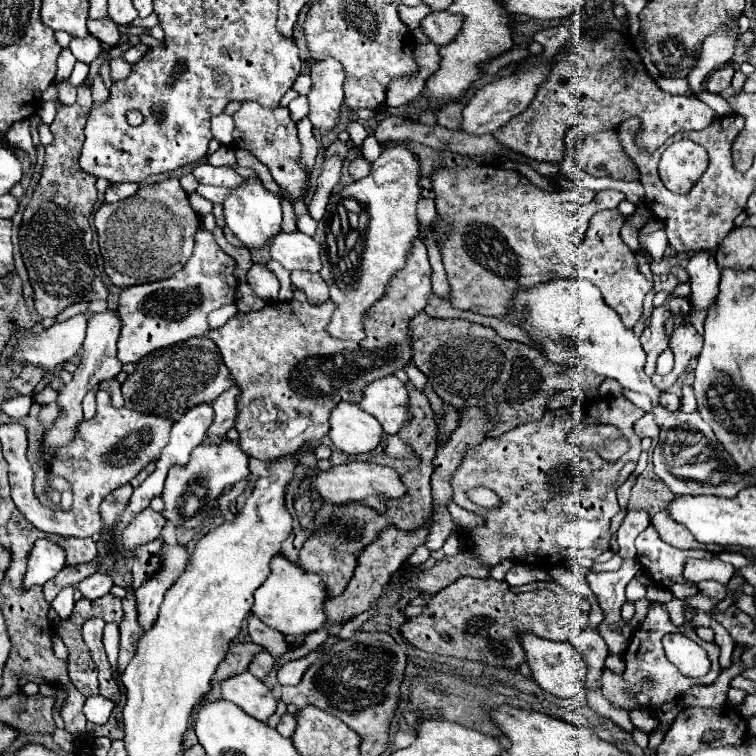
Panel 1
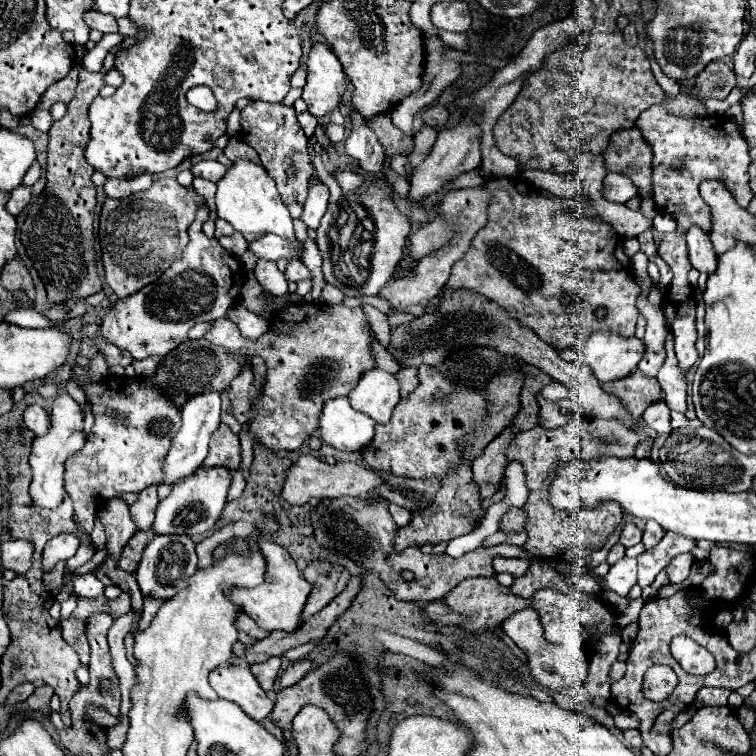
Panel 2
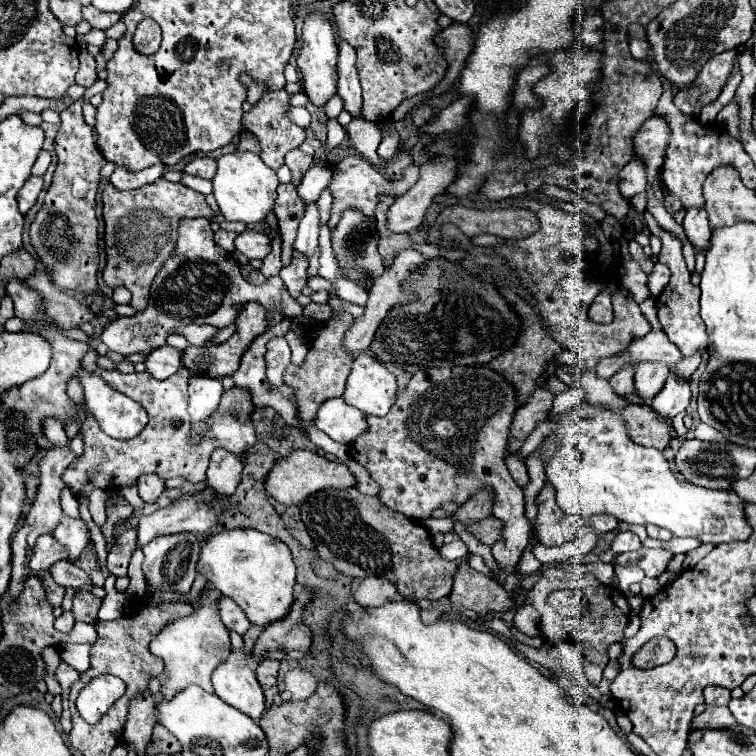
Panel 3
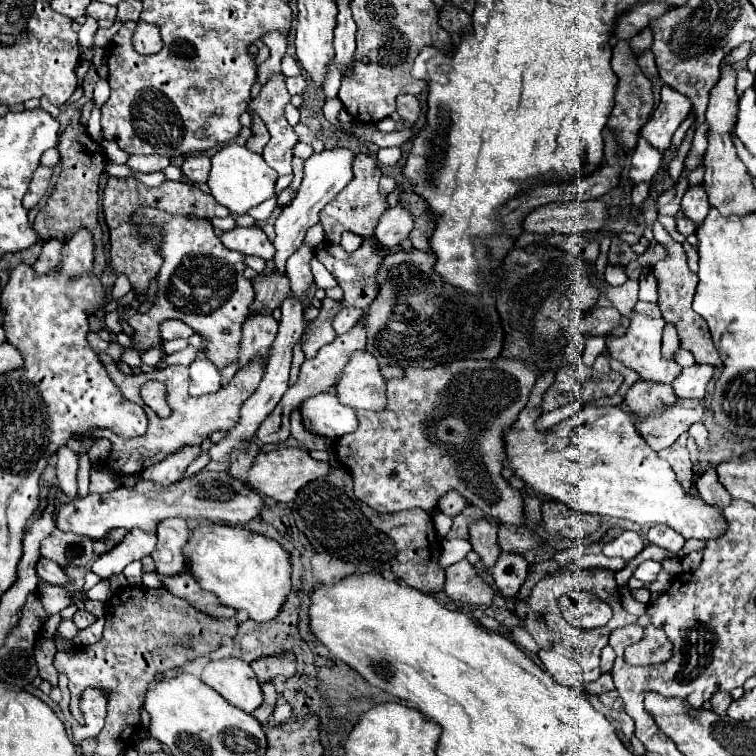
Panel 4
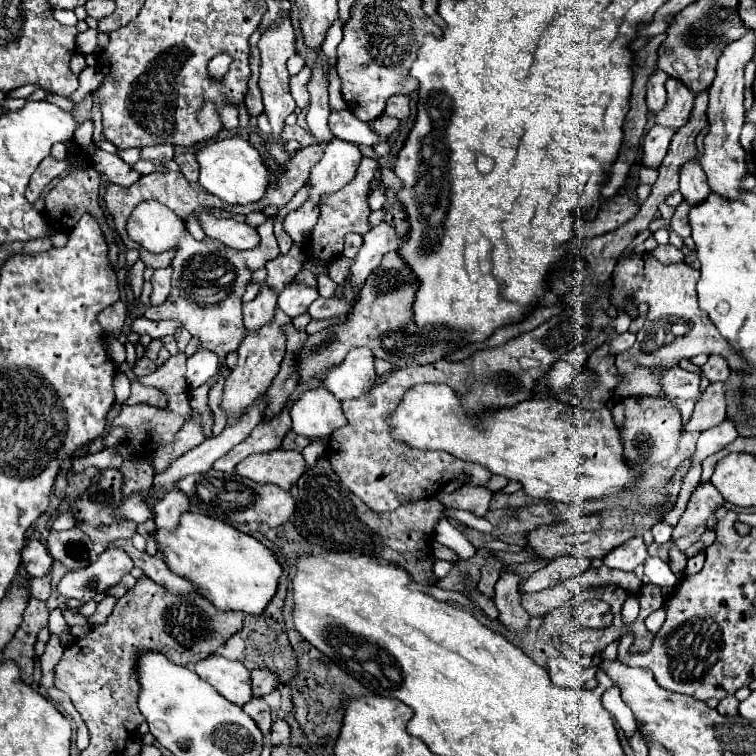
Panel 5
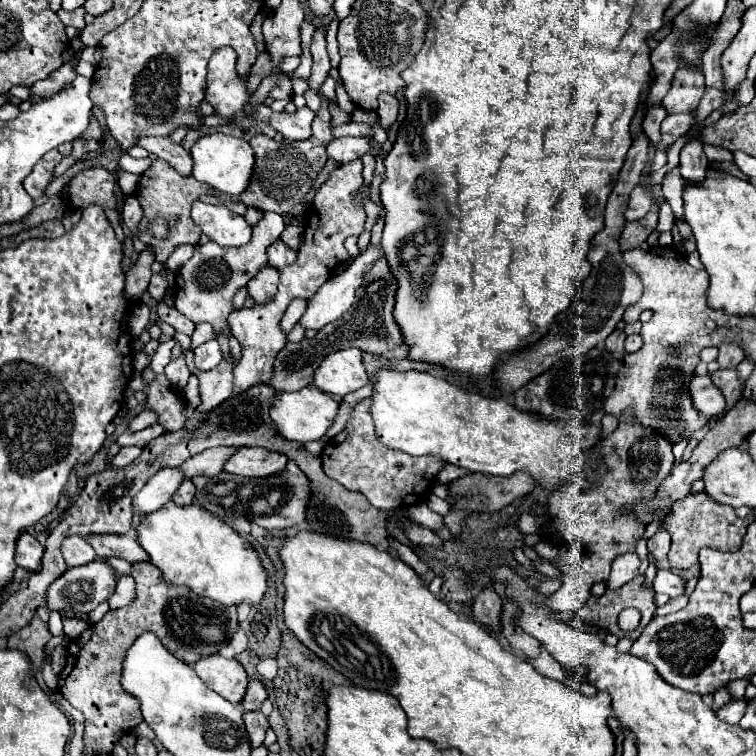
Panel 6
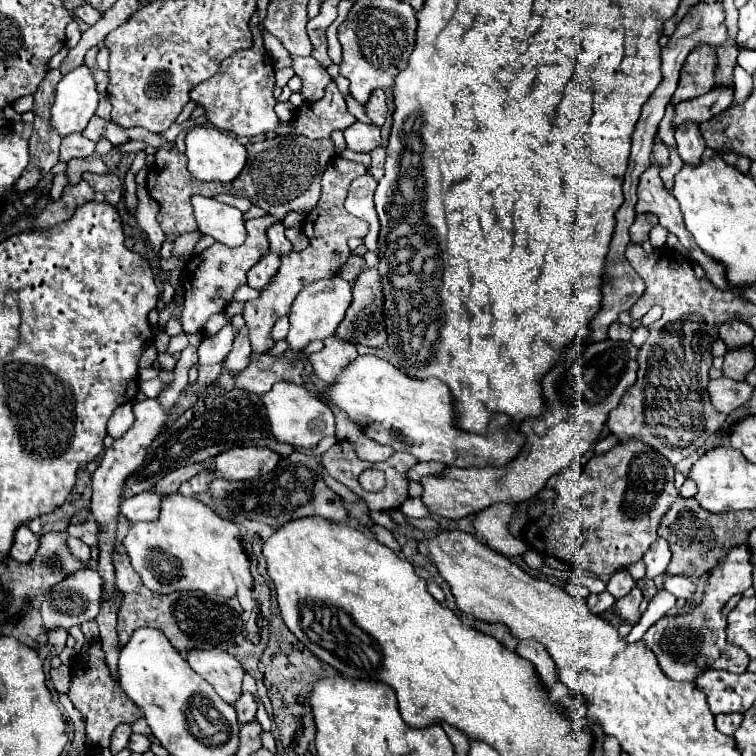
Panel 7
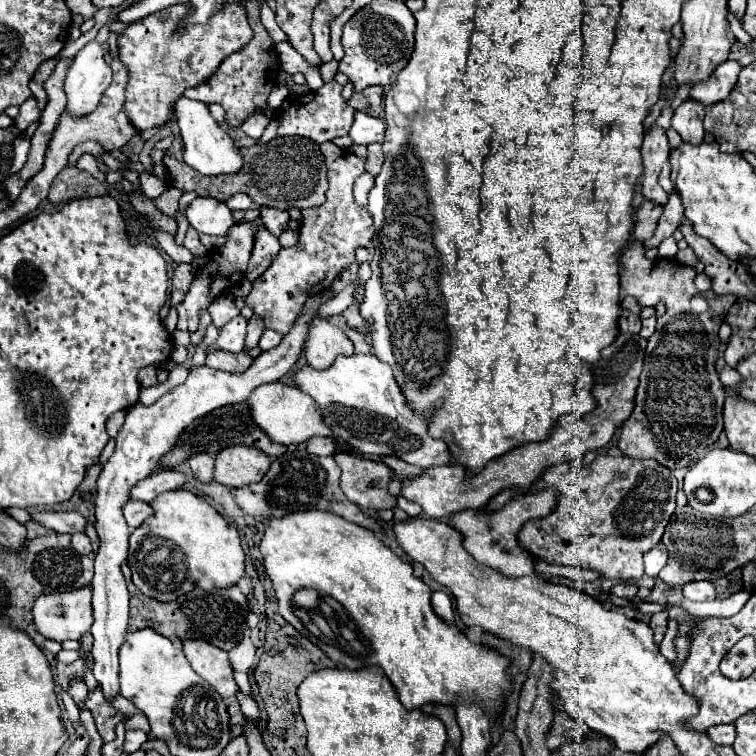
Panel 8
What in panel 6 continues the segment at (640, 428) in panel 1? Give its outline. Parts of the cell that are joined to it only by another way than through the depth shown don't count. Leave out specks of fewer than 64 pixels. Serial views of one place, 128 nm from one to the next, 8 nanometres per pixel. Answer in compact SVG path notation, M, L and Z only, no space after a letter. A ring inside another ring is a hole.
M736 342L720 344L720 354L718 354L720 368L736 368L742 360L744 360L744 348L740 344Z

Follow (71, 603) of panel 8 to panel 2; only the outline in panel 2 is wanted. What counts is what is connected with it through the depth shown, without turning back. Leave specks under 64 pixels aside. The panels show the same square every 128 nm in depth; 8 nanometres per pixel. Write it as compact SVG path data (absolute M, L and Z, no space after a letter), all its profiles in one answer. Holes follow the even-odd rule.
M224 466L194 472L180 484L172 484L172 494L160 500L156 508L156 518L152 524L154 534L204 534L210 532L226 506L226 492L230 486L230 472Z

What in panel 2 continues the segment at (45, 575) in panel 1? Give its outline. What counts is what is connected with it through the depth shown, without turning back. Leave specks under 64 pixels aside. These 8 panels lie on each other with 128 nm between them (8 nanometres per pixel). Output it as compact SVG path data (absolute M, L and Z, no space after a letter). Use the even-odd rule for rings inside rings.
M64 532L64 534L58 534L54 536L46 546L44 546L44 552L42 552L42 558L44 558L44 572L46 570L52 570L56 562L60 560L68 560L76 554L80 546L80 540L70 534L70 532Z

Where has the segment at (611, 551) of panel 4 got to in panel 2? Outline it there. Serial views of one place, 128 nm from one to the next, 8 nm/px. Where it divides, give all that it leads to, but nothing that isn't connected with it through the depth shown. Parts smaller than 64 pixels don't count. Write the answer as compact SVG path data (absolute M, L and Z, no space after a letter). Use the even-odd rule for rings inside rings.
M626 524L626 526L622 528L622 532L620 532L620 542L622 542L626 548L638 544L640 540L642 540L642 532L640 532L638 526L634 526L634 524Z

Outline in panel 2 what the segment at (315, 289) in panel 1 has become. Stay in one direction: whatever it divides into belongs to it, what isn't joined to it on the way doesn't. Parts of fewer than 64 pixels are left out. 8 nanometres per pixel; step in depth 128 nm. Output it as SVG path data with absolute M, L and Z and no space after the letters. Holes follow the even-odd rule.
M297 260L289 261L284 276L286 276L286 279L290 282L298 282L298 280L306 279L311 280L312 278L310 272L308 272Z

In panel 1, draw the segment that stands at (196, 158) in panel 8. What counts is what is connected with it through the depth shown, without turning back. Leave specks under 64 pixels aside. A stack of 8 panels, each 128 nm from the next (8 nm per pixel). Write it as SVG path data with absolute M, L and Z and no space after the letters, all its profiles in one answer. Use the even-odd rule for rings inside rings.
M244 178L242 184L228 190L224 200L224 220L226 226L242 240L246 248L260 249L263 243L282 230L282 206L276 194L268 192L260 178Z

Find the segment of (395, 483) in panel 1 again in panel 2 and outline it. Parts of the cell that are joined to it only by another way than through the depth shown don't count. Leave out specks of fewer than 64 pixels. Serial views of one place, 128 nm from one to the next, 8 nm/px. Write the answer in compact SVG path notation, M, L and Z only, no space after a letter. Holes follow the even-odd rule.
M302 454L296 464L290 466L290 472L286 472L286 484L282 486L280 496L290 504L290 506L300 506L306 504L310 498L340 498L340 496L366 496L372 488L380 486L384 480L358 464L352 462L336 462L328 464L312 454Z

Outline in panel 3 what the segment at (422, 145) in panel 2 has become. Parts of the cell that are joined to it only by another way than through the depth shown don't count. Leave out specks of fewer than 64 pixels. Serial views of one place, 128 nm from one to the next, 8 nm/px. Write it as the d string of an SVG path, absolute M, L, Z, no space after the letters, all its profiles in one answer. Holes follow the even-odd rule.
M352 154L352 156L346 156L344 160L338 162L336 166L336 176L330 184L330 192L332 192L332 212L330 212L330 222L328 222L328 228L330 230L336 230L338 222L342 220L342 214L346 210L360 210L370 222L376 222L376 206L380 202L380 196L402 196L406 190L410 190L416 182L418 182L418 166L410 164L408 166L408 174L402 178L402 180L388 180L384 178L370 162L366 162L362 156L358 154Z

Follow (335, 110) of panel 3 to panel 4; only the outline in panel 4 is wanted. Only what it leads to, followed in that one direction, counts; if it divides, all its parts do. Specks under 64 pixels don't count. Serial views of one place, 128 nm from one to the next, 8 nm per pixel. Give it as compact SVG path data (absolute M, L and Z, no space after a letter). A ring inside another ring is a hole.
M330 60L328 72L326 72L326 80L324 80L324 86L322 86L326 98L336 98L340 86L342 86L342 74L340 74L338 66L334 64L334 60Z

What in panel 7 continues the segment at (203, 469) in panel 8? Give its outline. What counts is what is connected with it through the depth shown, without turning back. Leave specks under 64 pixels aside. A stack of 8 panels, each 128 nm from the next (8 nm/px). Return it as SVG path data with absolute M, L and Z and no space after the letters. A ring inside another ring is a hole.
M210 470L210 472L200 472L198 476L192 476L188 482L184 482L182 486L180 486L180 494L184 494L184 496L196 496L196 494L202 494L202 492L206 492L208 488L210 488L210 482L216 478L216 474L214 474L214 470Z

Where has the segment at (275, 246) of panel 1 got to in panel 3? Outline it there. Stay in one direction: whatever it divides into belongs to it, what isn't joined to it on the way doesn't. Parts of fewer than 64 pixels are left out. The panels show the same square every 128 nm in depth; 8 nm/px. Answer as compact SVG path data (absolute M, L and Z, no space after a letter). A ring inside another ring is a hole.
M246 230L242 234L236 236L234 246L238 252L242 252L246 258L258 258L264 260L270 252L270 238L262 232L254 232L254 230Z

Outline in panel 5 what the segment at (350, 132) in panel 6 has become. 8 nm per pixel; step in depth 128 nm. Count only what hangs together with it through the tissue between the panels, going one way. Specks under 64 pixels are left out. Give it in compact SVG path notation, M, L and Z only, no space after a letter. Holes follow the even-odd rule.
M382 114L382 118L378 118L378 120L372 120L372 122L368 122L368 126L372 128L372 132L376 132L378 136L390 136L396 128L398 128L398 120L396 118L390 118L390 116L386 116L386 114Z

